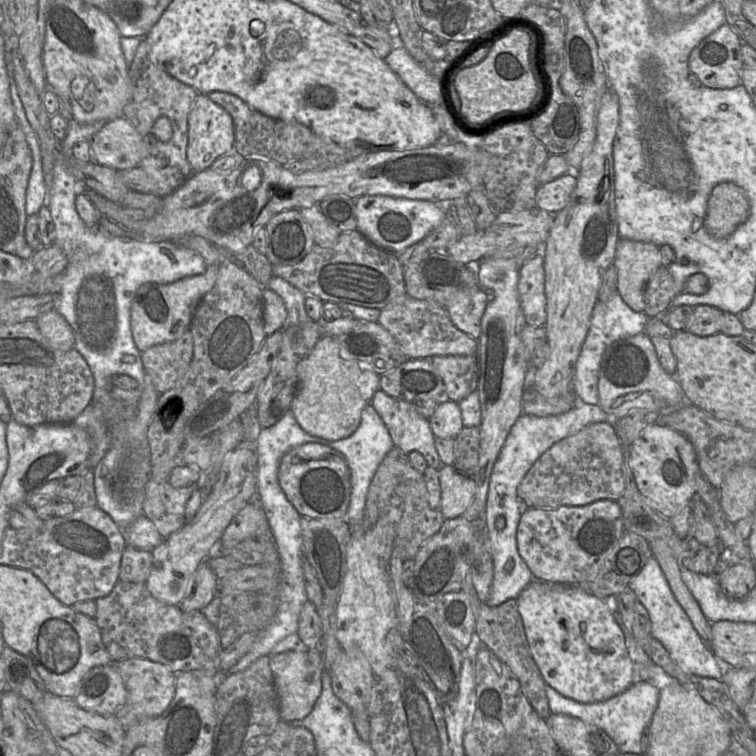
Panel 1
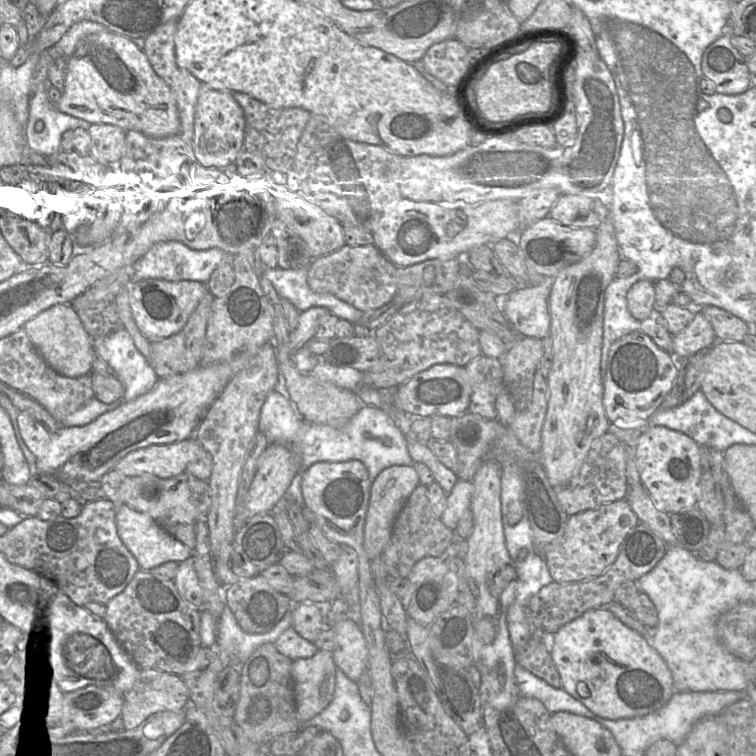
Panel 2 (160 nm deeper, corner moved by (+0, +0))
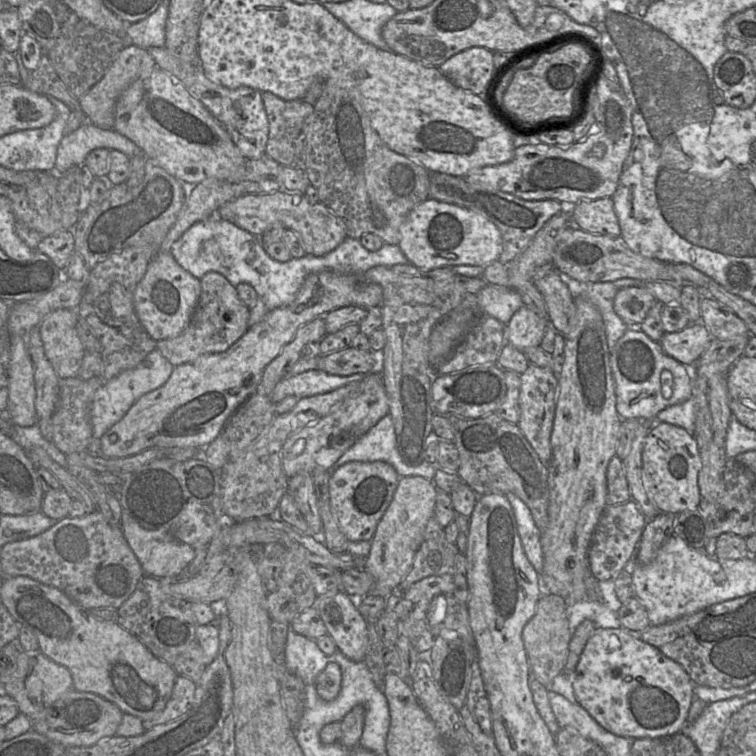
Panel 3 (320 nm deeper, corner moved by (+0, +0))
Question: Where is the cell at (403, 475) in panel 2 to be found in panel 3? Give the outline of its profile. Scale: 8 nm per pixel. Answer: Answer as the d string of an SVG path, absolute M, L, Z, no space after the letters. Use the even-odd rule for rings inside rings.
M421 476L401 477L393 499L380 519L363 570L374 579L371 596L387 597L410 572L414 556L423 542L427 522L435 516L436 487Z

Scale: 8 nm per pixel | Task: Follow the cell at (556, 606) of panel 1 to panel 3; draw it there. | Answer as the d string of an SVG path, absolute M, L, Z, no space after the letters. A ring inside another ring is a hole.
M597 628L572 673L572 687L577 703L603 728L636 740L680 733L688 720L695 683L678 663L623 628Z

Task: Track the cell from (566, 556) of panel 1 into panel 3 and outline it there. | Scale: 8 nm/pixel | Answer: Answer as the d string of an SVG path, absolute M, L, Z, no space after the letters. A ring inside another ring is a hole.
M633 500L607 505L604 508L593 532L587 554L589 571L597 581L610 578L615 580L626 565L633 563L646 522L647 518Z

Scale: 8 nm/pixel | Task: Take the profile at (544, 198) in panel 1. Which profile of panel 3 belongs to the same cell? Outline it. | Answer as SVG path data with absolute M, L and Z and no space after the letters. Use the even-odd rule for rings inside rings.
M611 197L583 200L576 204L563 204L564 211L569 206L569 216L576 227L598 235L621 236L621 230Z

